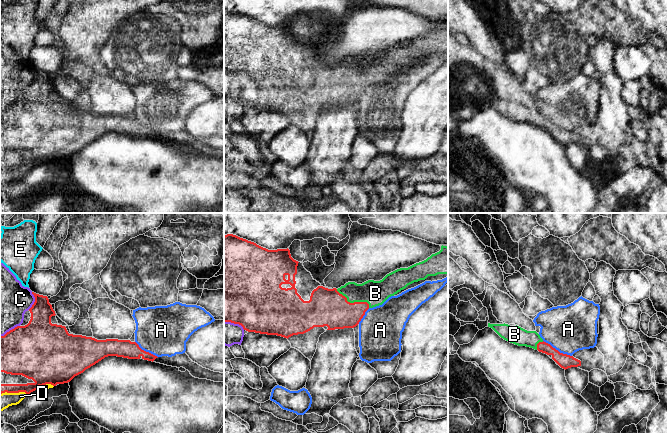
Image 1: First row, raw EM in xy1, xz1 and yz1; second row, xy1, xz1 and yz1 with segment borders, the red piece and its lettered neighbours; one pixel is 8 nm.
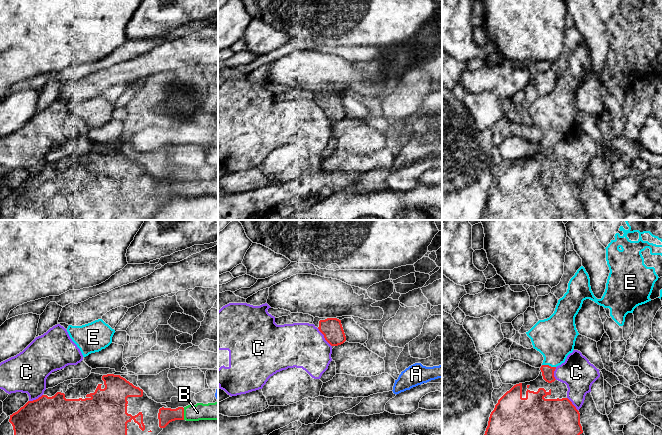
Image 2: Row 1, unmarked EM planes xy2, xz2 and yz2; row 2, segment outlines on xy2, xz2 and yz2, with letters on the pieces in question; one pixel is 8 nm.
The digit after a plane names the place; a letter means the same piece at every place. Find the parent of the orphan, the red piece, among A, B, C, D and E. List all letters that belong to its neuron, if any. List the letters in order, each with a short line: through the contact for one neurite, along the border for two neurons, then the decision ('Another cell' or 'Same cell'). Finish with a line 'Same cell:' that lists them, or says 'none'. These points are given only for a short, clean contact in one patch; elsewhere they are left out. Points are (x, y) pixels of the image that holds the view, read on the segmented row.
A: Line: yz1 (543, 340), (560, 352), (571, 356). Another cell
B: Line: xz1 (327, 307), (345, 307), (354, 302), (360, 297), (375, 293). Same cell
C: Another cell
D: Same cell
E: Line: yz2 (547, 371), (548, 365), (554, 355), (554, 337). Same cell
Same cell: B, D, E

